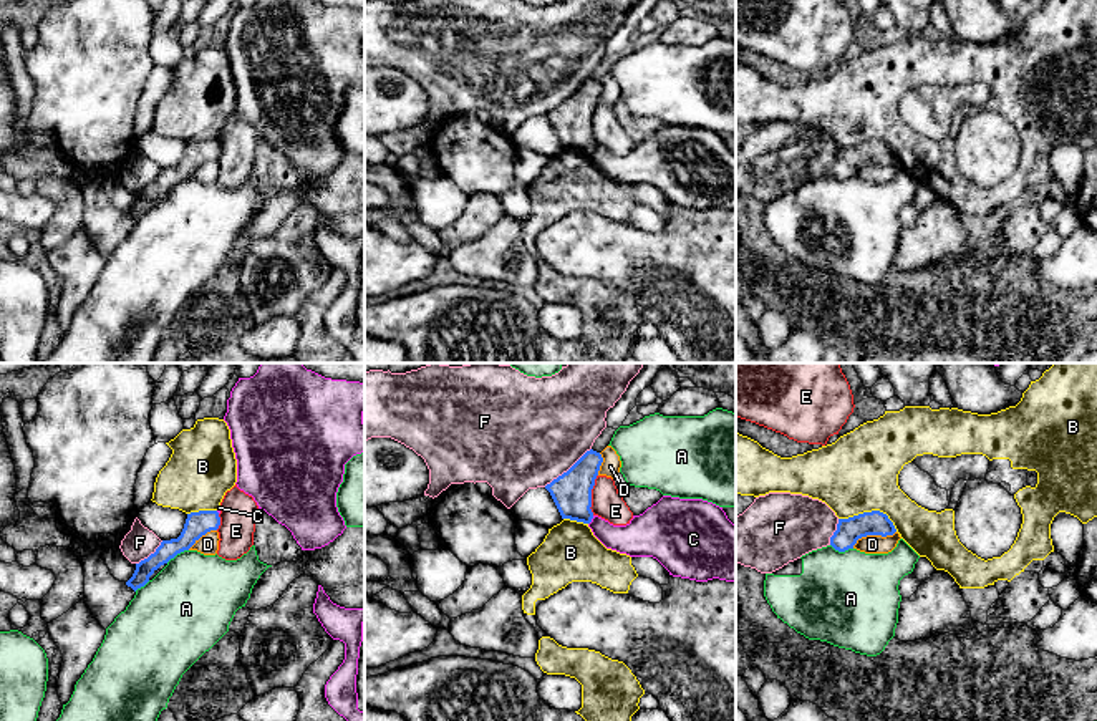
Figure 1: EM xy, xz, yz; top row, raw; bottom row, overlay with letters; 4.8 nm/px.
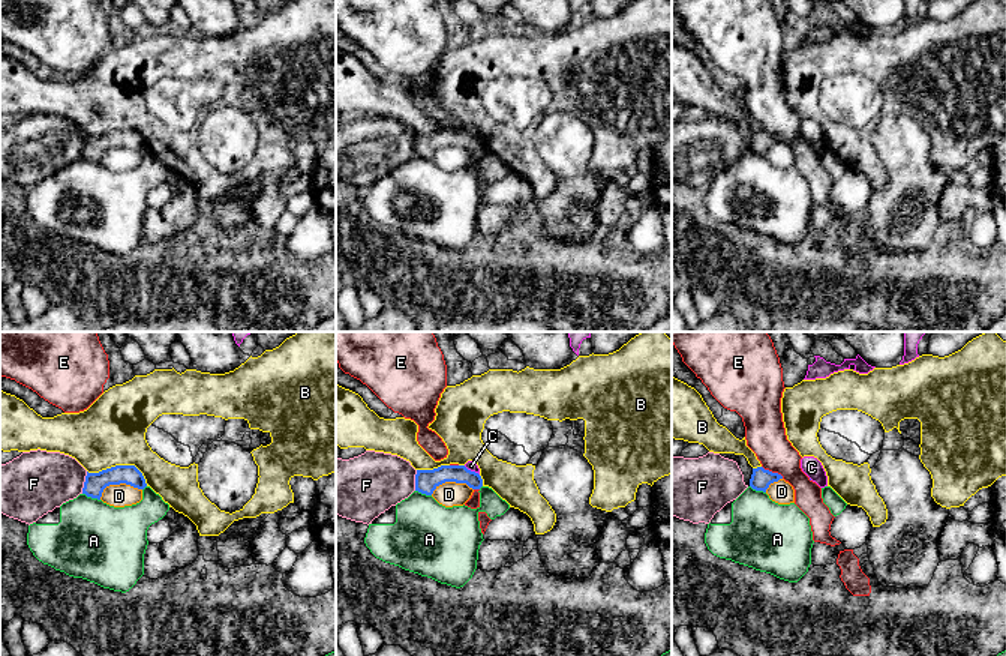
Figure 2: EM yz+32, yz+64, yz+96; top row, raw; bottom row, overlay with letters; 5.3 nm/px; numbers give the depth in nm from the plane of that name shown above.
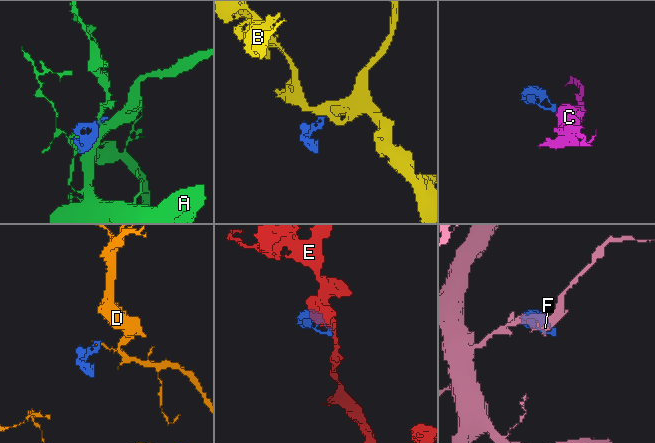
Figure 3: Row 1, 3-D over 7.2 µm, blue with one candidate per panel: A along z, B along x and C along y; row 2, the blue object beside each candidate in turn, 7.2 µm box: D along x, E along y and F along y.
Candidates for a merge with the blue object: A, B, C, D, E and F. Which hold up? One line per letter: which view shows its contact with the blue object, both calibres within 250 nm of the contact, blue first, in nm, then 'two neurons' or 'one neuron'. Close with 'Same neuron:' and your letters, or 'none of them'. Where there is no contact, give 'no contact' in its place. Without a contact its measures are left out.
A: yz | 120/460 nm | two neurons
B: yz | 120/380 nm | two neurons
C: xz | 190/180 nm | two neurons
D: yz | 120/100 nm | two neurons
E: xz | 190/150 nm | two neurons
F: xz | 190/500 nm | two neurons
Same neuron: none of them

